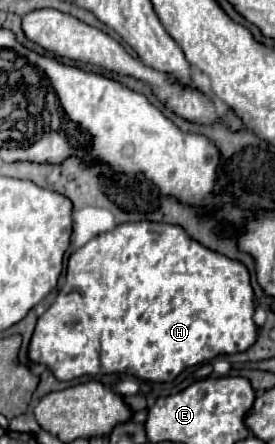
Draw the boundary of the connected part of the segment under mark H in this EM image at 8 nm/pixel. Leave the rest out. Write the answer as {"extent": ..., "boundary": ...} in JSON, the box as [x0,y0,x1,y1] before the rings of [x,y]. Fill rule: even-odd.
{"extent":[28,223,256,381],"boundary":[[[122,223],[116,225],[112,231],[100,233],[94,239],[90,239],[84,247],[76,249],[66,267],[66,281],[62,289],[58,291],[54,303],[44,311],[44,315],[38,317],[34,335],[28,345],[28,359],[32,363],[44,363],[52,375],[58,381],[70,381],[82,375],[134,375],[138,379],[146,381],[172,381],[176,379],[186,367],[192,367],[196,363],[204,363],[214,359],[216,355],[230,355],[238,351],[246,351],[256,341],[256,325],[252,321],[254,315],[254,293],[250,285],[250,275],[246,267],[238,261],[226,259],[224,255],[218,255],[206,247],[202,247],[198,241],[190,239],[186,231],[178,225],[166,225],[166,223]]]}

